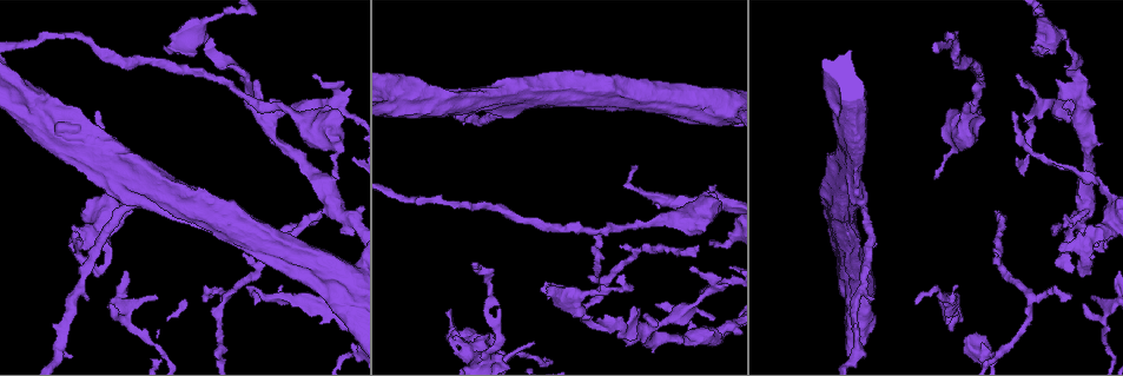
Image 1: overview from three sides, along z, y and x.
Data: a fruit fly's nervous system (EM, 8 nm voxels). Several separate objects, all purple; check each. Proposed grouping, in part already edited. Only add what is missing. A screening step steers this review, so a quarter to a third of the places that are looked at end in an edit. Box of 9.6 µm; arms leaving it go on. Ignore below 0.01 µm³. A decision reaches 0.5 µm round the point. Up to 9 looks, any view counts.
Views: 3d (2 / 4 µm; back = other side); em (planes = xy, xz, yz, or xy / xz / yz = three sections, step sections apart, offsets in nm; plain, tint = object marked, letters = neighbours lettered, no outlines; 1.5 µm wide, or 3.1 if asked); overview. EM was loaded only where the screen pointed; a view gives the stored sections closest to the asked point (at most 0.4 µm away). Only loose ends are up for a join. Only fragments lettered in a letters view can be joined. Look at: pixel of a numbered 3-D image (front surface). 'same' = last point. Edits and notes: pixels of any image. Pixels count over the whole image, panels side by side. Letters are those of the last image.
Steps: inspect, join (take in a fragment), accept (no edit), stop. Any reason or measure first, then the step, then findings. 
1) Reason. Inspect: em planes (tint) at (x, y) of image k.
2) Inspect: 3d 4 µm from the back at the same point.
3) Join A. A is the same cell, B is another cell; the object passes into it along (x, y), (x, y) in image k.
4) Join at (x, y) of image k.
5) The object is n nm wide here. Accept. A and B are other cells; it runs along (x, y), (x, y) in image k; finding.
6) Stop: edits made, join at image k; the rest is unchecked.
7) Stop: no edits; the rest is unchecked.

Long arm stops here. Inspect: em xy step 4 (letters) at (631, 166) of image 1.

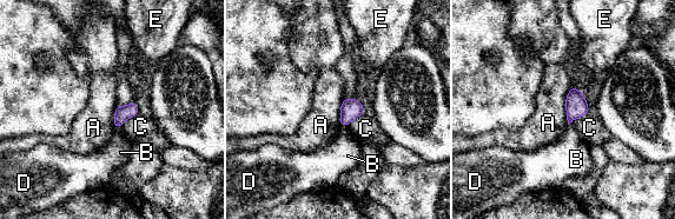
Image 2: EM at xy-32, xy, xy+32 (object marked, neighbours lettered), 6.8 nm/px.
Another direction. Inspect: em planes (letters) at the same point.

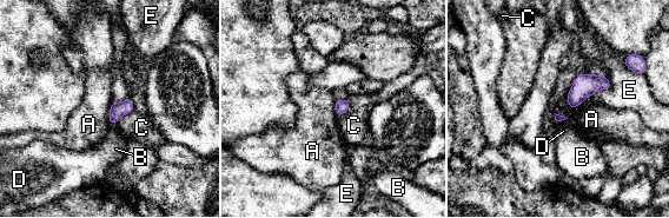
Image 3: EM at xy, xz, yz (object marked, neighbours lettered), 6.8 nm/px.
Accept. A, B, C, D and E are other cells; a border runs along (593, 73), (575, 78), (569, 108) in image 3; none of them fits.

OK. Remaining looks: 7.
Tapers out. Inspect: 3d 4 µm from the back at (209, 297) of image 1.

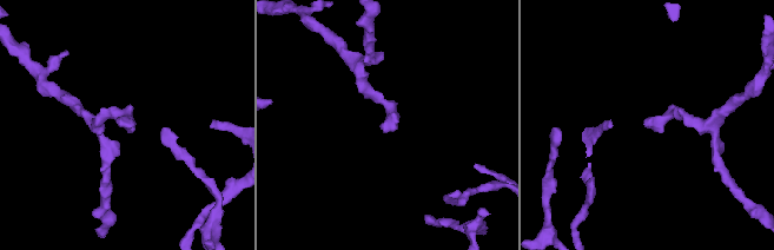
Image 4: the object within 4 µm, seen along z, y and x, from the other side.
Now the EM. Inspect: em xy step 8 (plain) at (383, 130) of image 4.

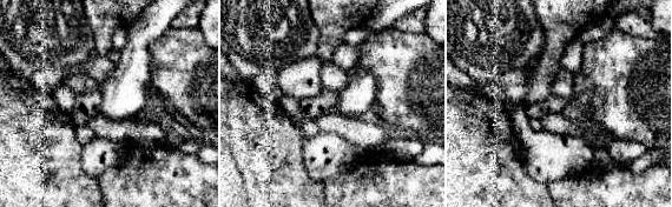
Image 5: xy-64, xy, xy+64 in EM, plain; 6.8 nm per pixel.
Inspect: em xy step 8 (letters) at the same point.

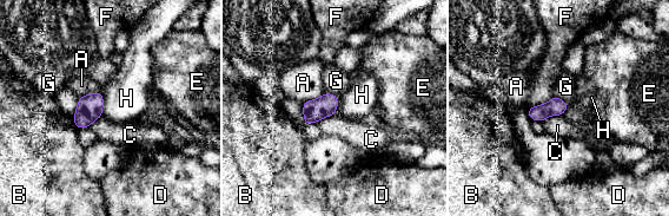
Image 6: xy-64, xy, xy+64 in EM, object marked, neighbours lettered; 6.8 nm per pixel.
The object is 130 nm wide here. Accept. A, B, C, D, E, F, G and H are other cells; a border runs along (554, 96), (567, 103) in image 6; no lettered fragment goes on from it.

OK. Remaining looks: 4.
Branch stops here. Inspect: 3d 4 µm at (95, 111) of image 1.

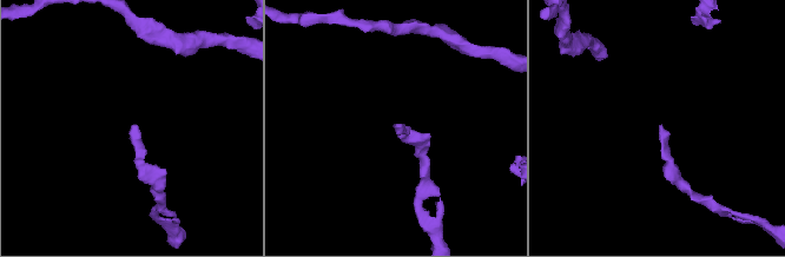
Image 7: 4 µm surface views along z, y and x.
Need the tissue. Inspect: em yz step 4 (tint) at (659, 128) of image 7.

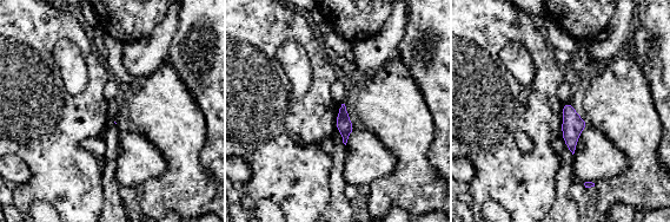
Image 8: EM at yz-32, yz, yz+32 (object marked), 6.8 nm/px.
Another direction. Inspect: em xy step 4 (letters) at the same point.

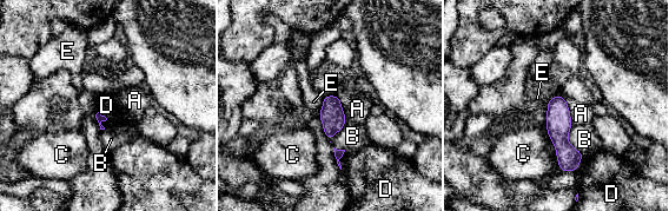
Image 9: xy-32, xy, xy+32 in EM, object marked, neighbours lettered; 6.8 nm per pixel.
Accept. A, B, C, D and E are other cells; a border runs along (98, 111), (105, 129) in image 9; none of them fits.

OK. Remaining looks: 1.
Stop: no edits; the rest is unchecked.

